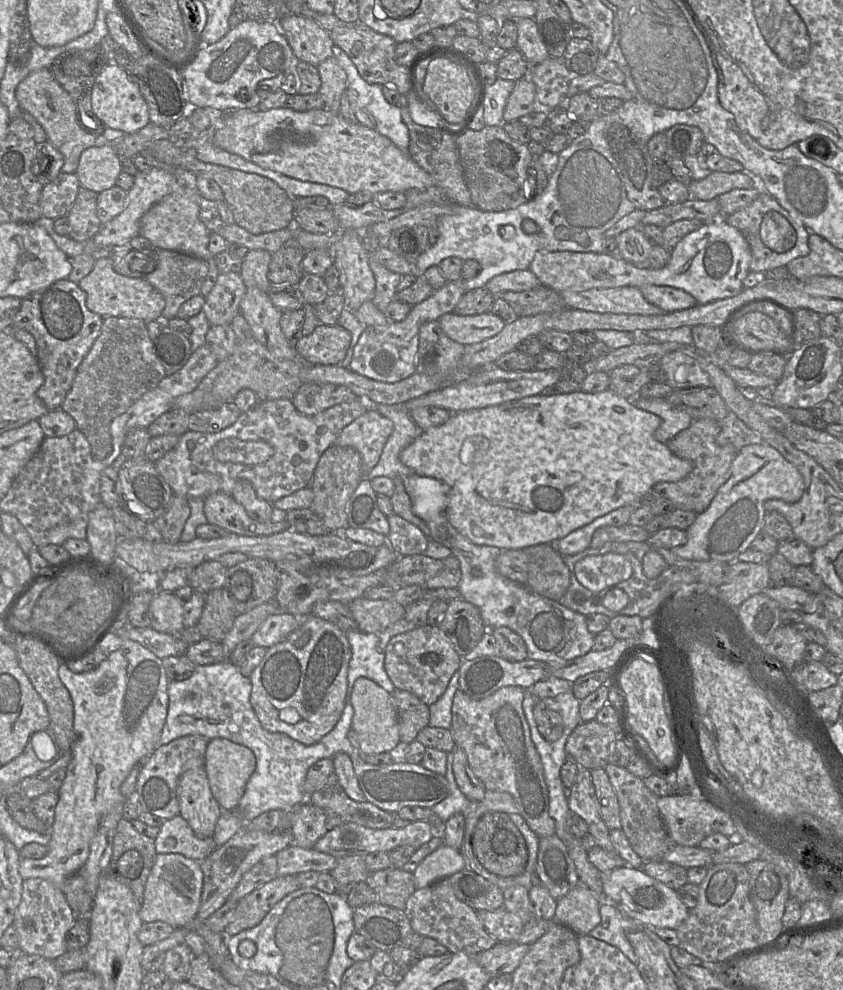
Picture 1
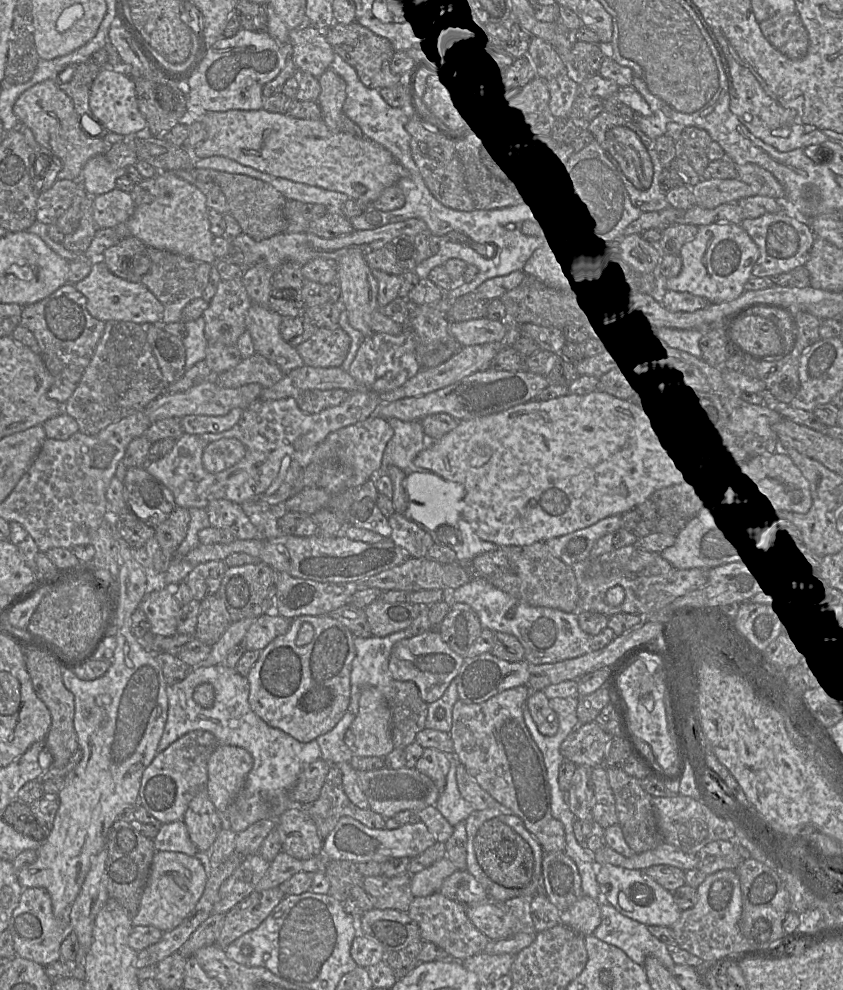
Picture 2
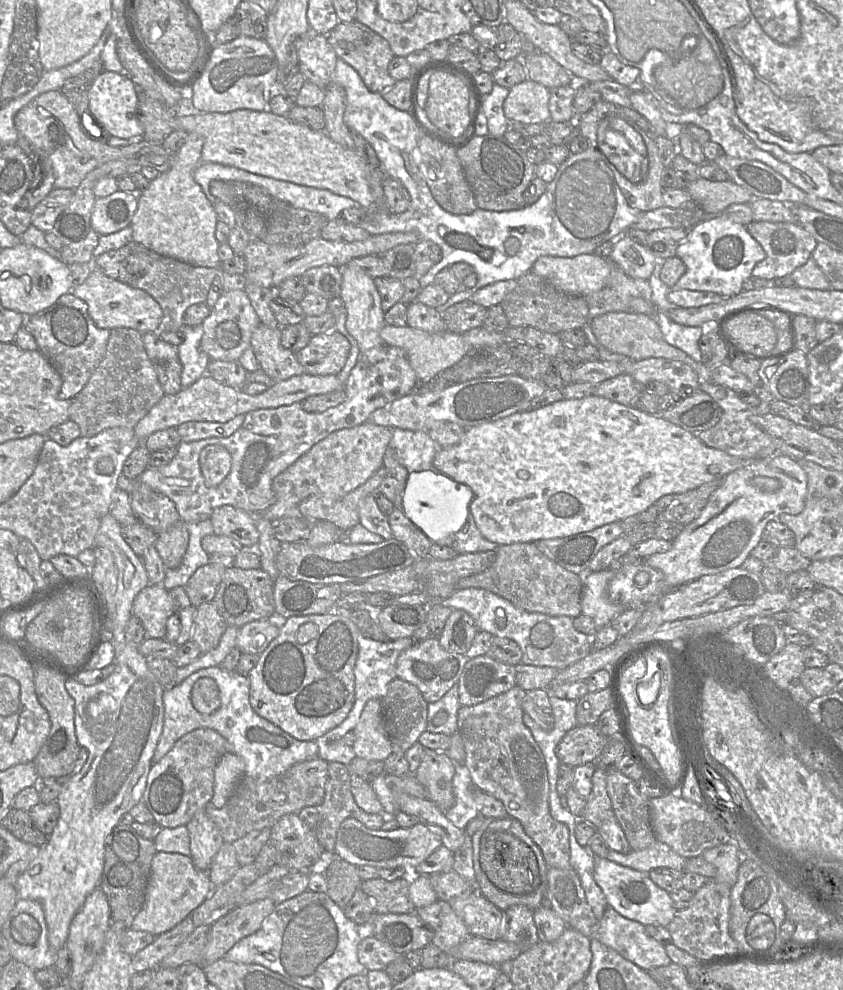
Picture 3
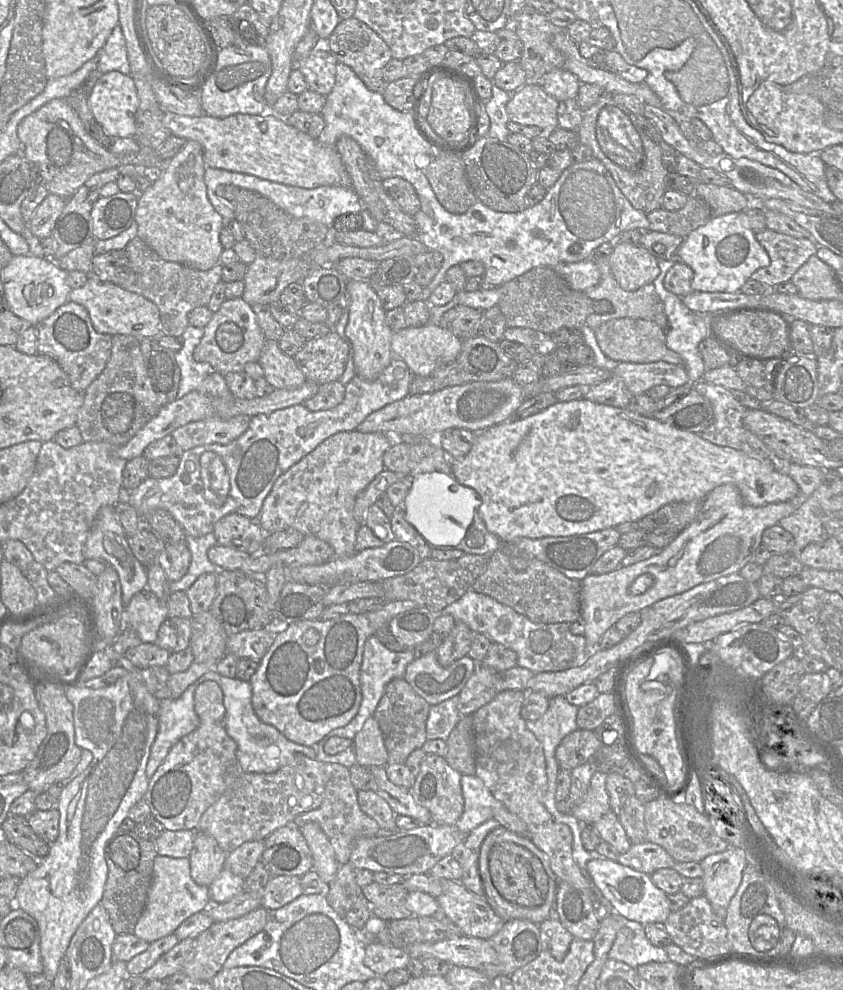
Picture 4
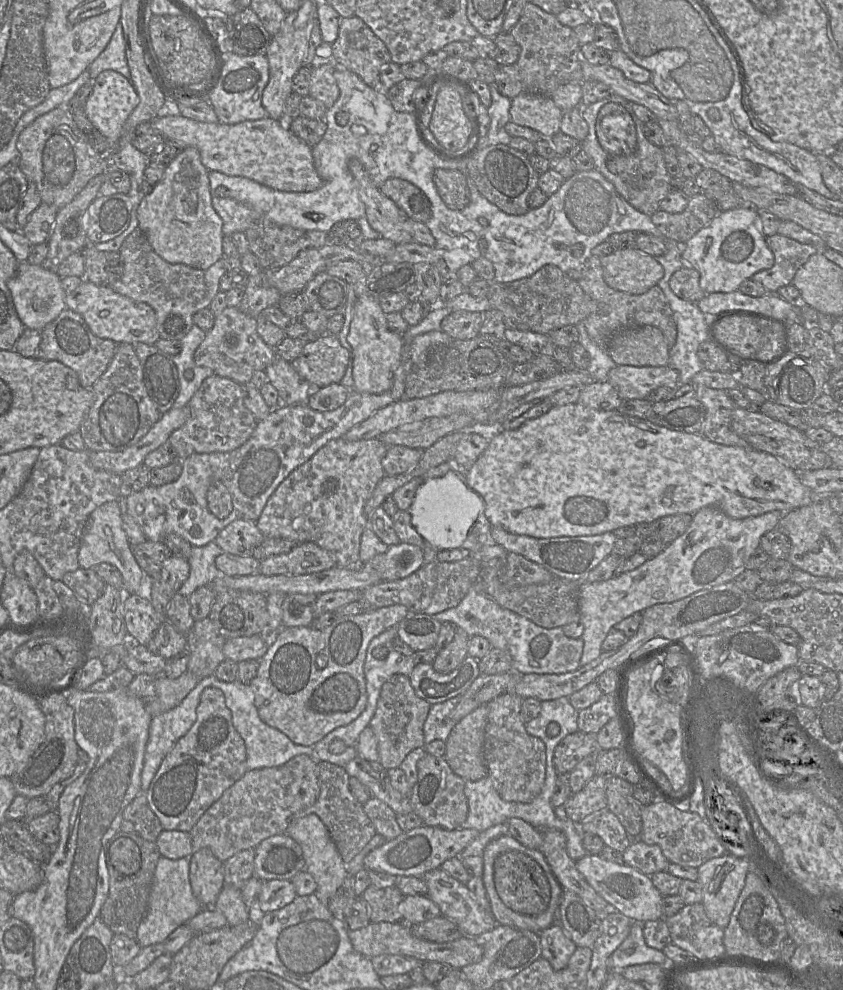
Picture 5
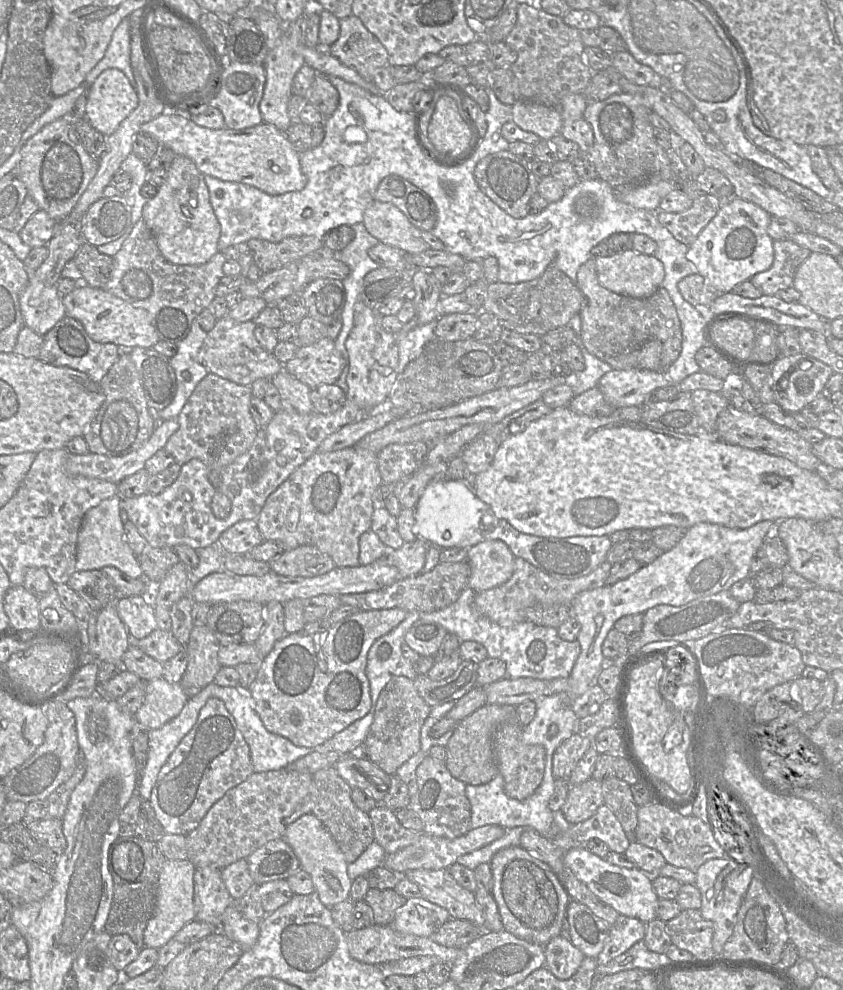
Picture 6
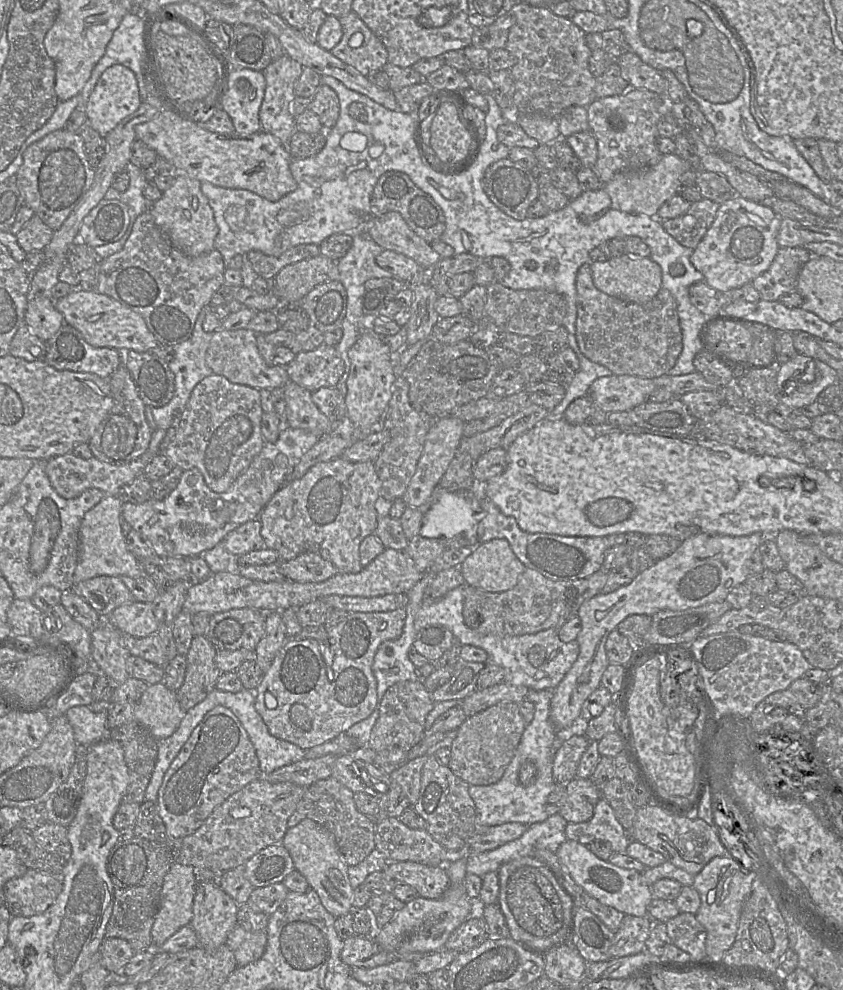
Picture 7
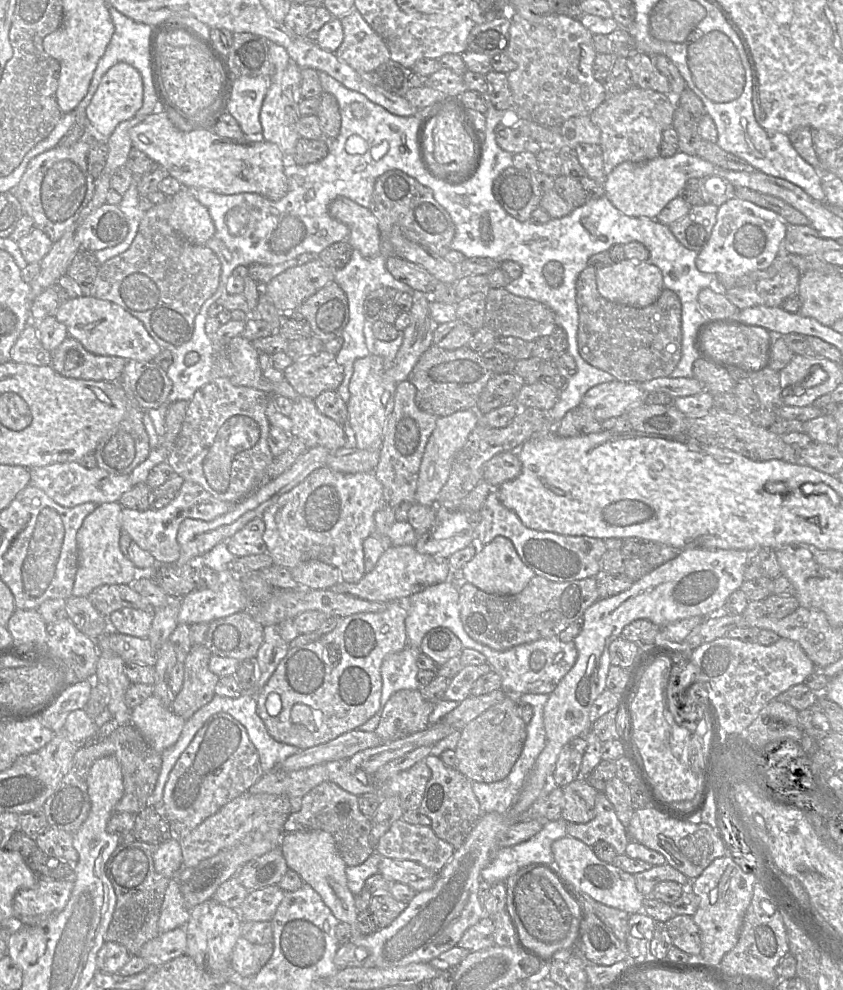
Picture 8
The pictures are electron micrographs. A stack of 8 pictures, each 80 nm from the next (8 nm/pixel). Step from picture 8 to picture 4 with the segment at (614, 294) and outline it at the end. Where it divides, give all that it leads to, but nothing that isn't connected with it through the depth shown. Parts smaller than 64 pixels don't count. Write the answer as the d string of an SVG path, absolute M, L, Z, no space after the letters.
M615 242L608 261L615 280L626 291L653 283L660 273L658 260L651 253L626 242Z

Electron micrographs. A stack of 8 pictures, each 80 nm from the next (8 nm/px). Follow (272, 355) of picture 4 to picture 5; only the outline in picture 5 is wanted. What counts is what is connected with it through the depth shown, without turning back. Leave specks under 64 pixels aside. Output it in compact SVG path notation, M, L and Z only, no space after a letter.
M276 355L265 369L265 373L268 381L278 391L280 406L294 406L307 402L313 388L297 373L291 362Z

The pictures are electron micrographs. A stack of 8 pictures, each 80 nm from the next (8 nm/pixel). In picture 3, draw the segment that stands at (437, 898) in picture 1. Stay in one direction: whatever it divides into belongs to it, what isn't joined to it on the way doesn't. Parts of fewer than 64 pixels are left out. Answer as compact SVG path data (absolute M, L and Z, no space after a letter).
M438 899L429 906L416 909L415 914L433 931L432 944L446 953L472 936L464 921L455 913L448 901Z

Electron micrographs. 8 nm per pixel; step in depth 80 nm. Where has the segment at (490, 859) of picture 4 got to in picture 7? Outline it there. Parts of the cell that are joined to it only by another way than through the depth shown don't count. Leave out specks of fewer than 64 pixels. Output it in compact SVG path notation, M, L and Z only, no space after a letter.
M525 856L503 864L497 873L498 904L514 941L540 952L570 941L575 908L556 883L553 871L545 863Z

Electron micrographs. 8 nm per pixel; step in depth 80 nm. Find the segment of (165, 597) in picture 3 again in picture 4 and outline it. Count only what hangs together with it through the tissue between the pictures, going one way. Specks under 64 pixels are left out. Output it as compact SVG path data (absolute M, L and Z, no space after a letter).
M147 588L136 593L124 608L125 624L132 627L144 643L155 643L158 630L168 617L165 602Z

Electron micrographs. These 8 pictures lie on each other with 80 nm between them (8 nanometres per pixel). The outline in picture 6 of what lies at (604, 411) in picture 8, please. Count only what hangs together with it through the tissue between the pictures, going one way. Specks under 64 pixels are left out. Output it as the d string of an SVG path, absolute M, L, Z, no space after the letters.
M638 368L612 369L599 380L597 387L614 408L642 406L648 394L672 384L666 371Z

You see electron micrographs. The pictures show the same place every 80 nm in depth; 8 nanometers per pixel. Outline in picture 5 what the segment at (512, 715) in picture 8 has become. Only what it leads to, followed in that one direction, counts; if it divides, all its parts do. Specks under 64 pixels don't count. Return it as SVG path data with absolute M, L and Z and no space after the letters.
M487 704L480 705L456 723L446 740L444 759L465 781L477 781L488 776L484 759Z

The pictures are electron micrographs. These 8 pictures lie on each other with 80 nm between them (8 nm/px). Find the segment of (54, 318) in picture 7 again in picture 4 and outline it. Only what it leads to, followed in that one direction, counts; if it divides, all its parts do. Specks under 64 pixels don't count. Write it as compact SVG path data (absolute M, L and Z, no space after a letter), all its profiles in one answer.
M31 254L13 256L1 271L1 281L11 311L28 325L37 325L69 301L72 289L67 283L67 275L68 272L60 268L54 259Z

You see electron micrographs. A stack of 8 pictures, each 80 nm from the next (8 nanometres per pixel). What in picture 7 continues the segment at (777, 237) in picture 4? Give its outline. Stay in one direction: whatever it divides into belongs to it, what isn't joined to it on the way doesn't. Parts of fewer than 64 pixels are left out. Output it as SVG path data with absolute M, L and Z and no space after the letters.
M780 247L769 268L753 279L752 285L763 300L779 301L783 295L796 290L799 273L811 257L810 251L804 247Z

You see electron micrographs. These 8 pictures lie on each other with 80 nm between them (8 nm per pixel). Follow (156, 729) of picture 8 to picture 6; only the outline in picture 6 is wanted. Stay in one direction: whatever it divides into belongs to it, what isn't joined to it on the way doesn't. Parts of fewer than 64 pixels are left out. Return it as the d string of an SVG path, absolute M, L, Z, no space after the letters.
M164 677L148 681L143 704L134 714L134 718L150 730L159 729L181 712L188 699L180 683L170 683Z

